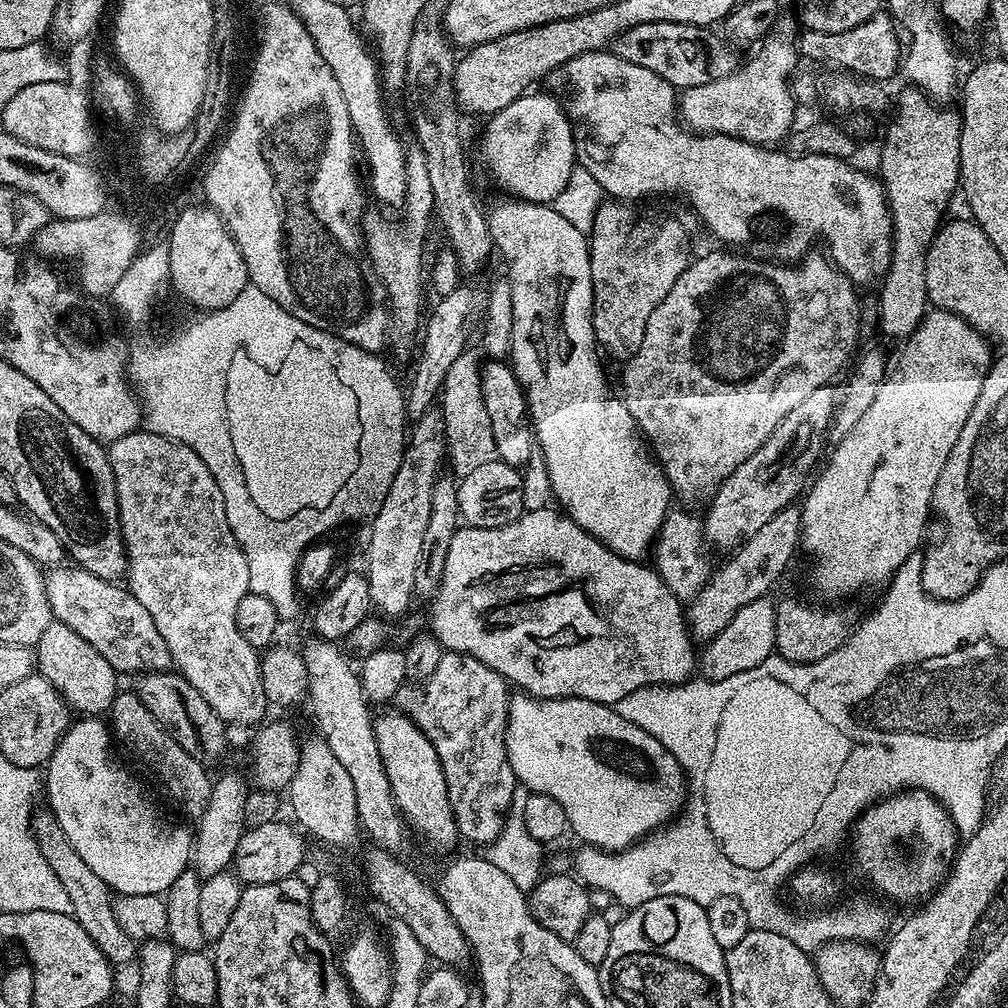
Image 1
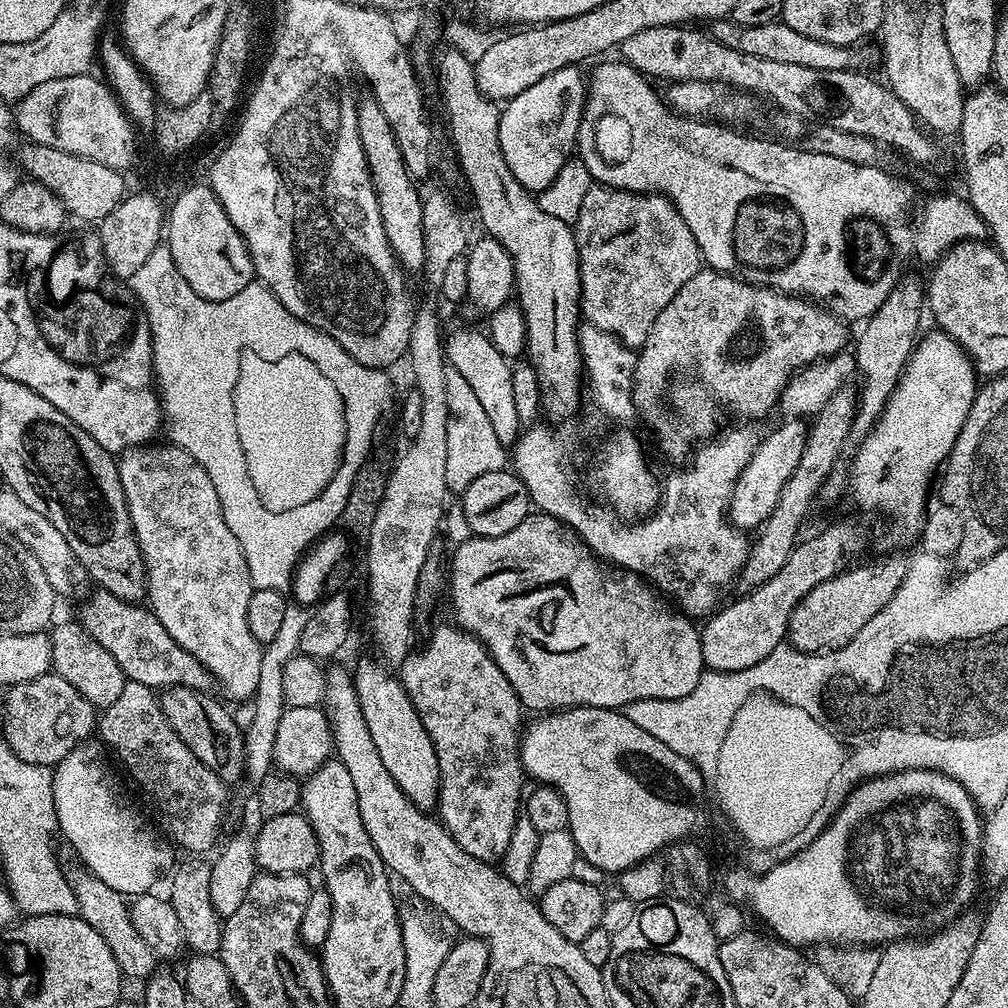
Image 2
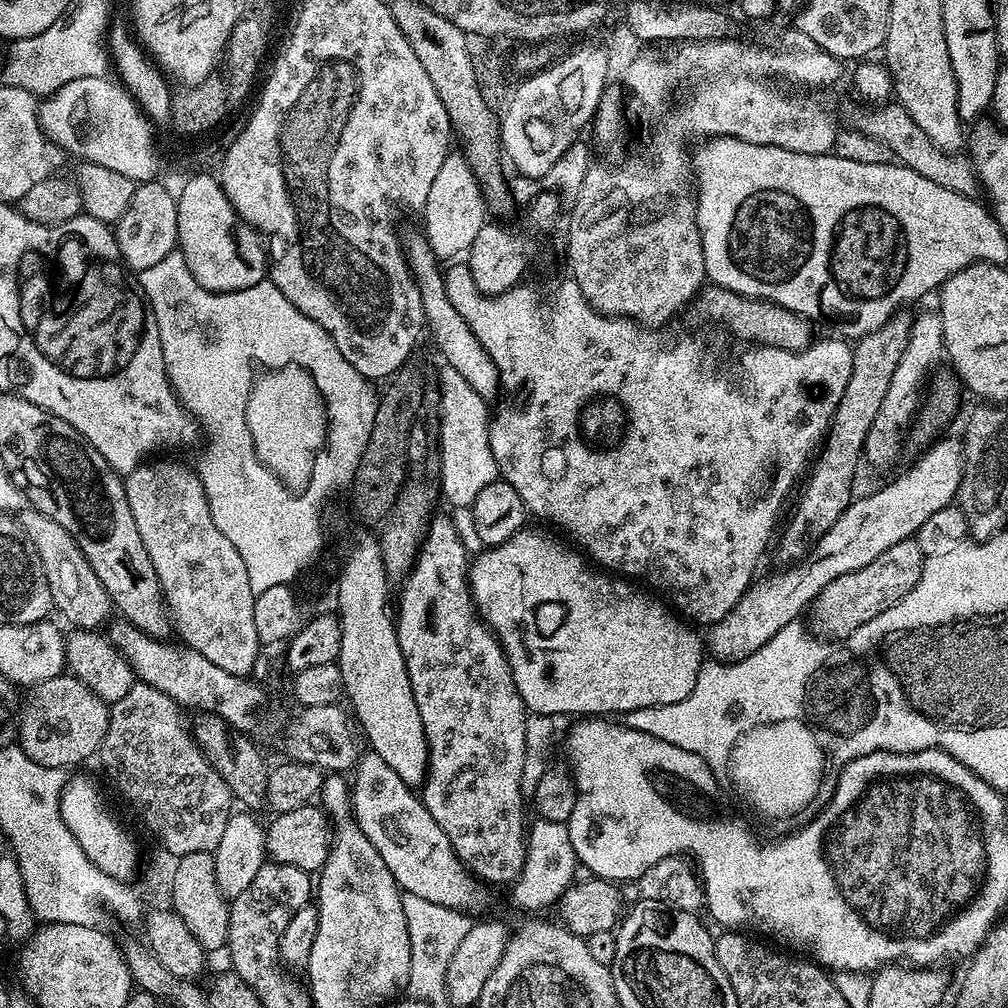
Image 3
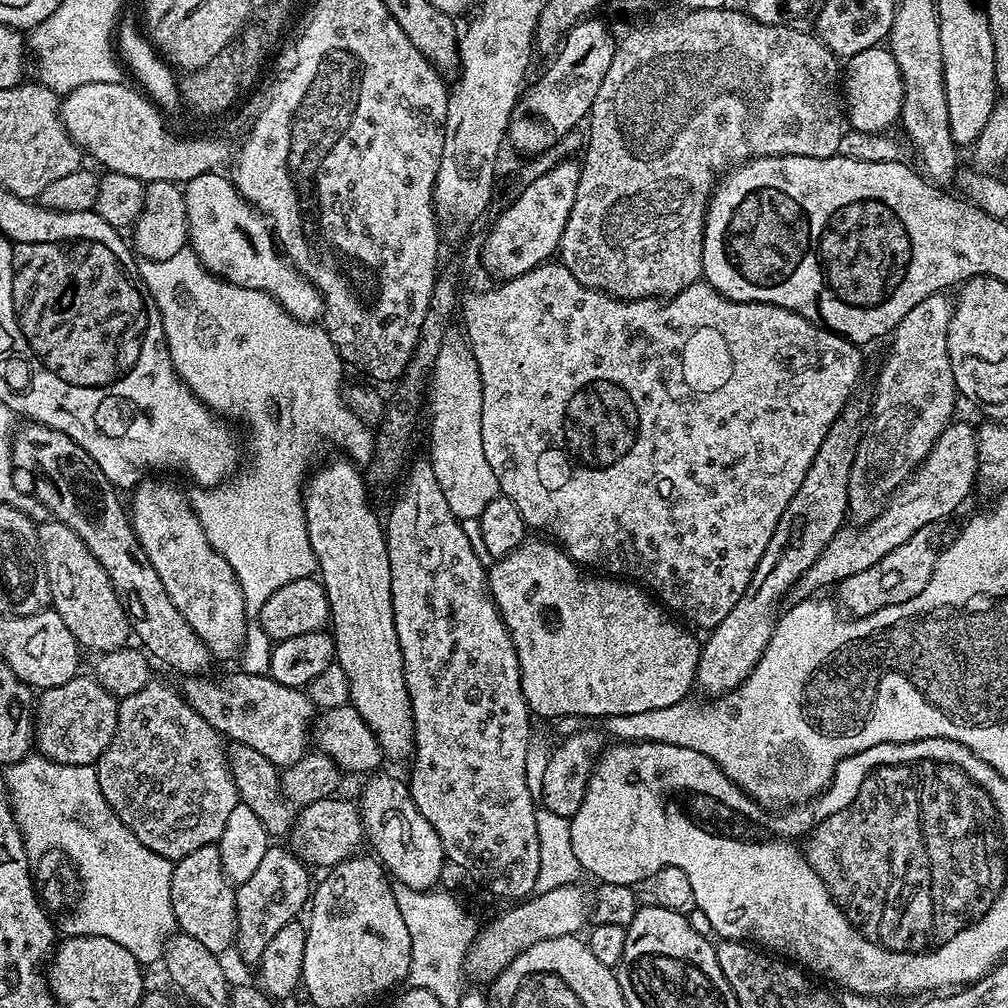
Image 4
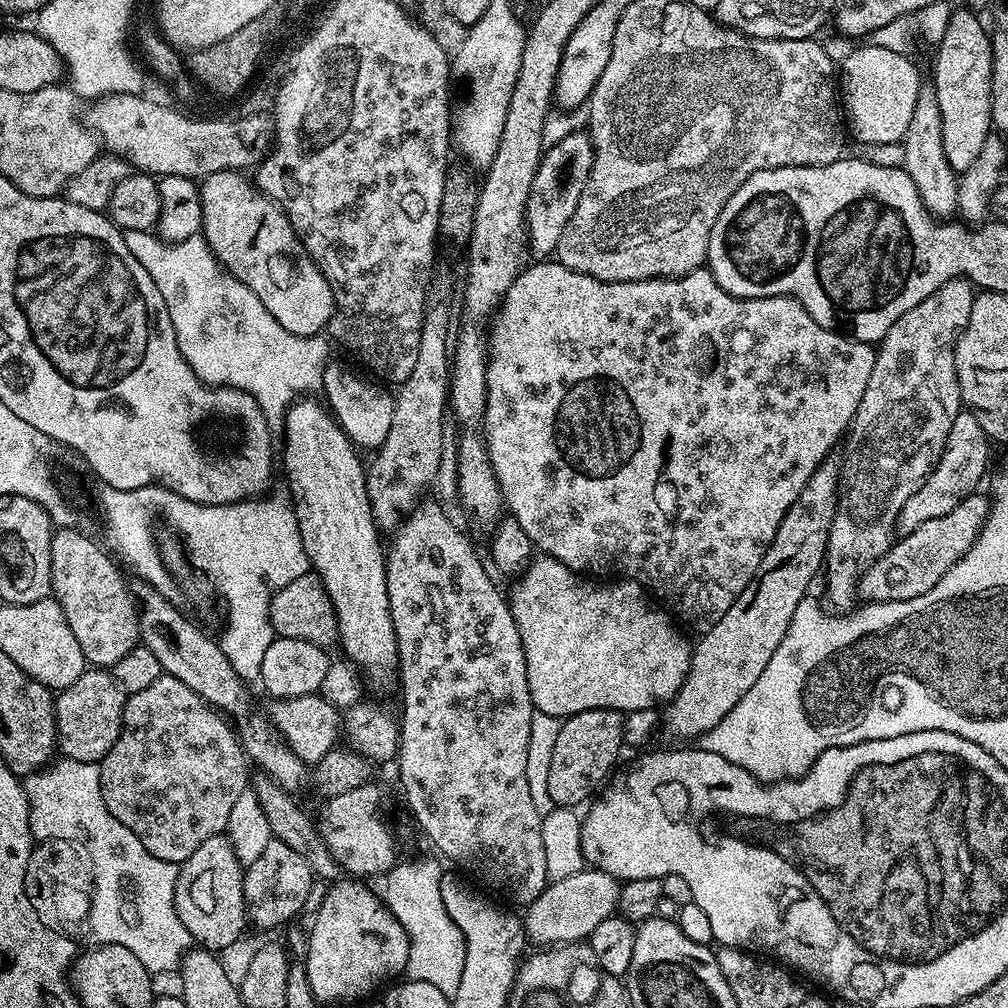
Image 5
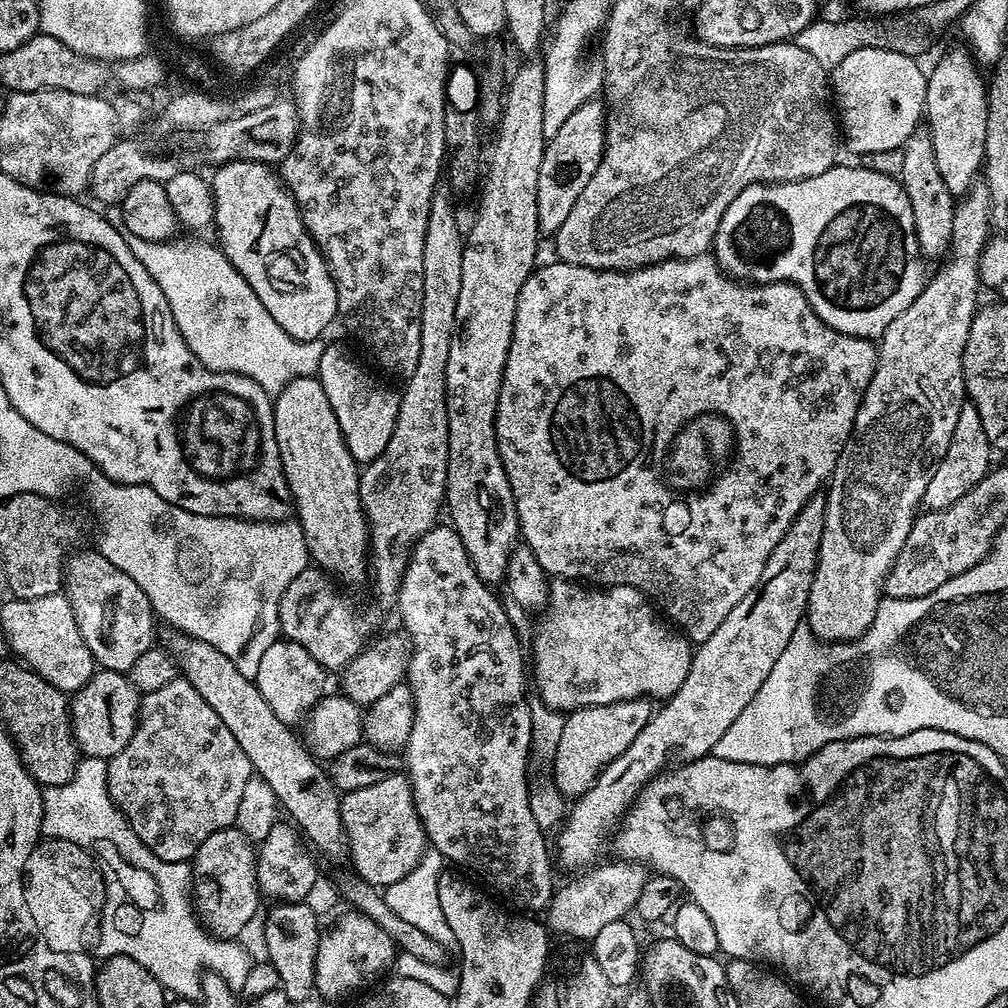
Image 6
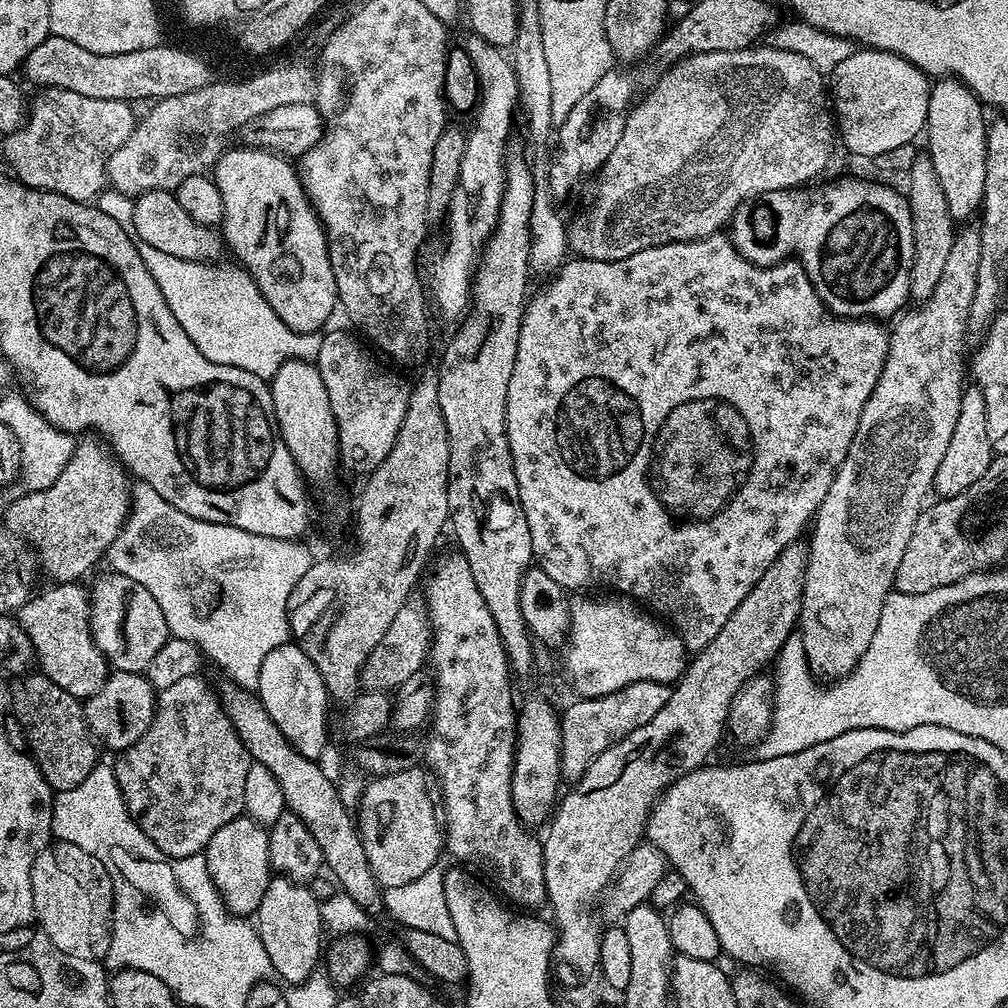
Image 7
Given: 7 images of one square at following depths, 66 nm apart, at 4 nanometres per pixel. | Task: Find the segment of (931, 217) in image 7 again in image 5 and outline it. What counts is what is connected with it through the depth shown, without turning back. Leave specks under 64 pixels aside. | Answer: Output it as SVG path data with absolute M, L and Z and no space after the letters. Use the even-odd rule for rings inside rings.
M922 90L918 94L918 102L914 106L914 118L910 118L910 126L902 141L903 148L902 167L906 174L910 174L910 182L914 182L924 207L933 217L951 217L957 211L958 174L950 166L946 158L946 150L942 146L942 116L941 111L938 110L938 98L935 91Z

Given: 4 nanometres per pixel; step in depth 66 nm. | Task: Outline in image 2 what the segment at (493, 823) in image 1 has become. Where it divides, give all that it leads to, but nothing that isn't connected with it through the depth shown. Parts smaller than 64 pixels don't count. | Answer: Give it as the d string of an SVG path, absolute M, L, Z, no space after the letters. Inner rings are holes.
M455 623L438 624L427 633L428 645L425 648L417 647L409 651L398 676L410 702L414 702L414 710L418 710L422 726L426 726L440 759L440 823L454 838L454 842L466 850L466 854L479 860L500 862L510 846L516 818L521 815L522 793L525 791L526 773L520 764L522 705L514 686L506 682L506 674L498 670L482 641Z

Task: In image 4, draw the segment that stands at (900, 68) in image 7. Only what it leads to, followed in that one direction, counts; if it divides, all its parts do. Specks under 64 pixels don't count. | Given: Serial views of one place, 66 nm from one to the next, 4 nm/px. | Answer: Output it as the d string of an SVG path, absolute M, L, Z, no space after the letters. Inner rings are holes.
M877 46L847 57L842 68L842 100L846 105L846 120L858 131L883 133L900 119L904 105L904 83L894 62L894 54L887 47Z

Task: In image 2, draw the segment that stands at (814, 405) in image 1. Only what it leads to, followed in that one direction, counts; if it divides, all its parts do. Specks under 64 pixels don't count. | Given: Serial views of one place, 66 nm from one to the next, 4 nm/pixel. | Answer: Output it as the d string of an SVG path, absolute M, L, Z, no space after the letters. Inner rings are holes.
M790 418L784 423L786 424L770 433L765 440L763 437L759 441L756 453L752 455L734 486L728 507L728 518L738 529L759 529L770 518L771 512L778 504L783 487L794 474L795 467L802 458L803 448L807 446L809 434L805 421L800 418Z

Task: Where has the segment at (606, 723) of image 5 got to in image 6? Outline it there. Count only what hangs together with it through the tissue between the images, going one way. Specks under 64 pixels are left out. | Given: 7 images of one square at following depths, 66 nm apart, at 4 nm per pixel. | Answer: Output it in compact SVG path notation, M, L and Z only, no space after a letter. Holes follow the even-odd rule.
M641 698L610 702L606 706L586 706L567 713L557 750L550 756L552 760L550 780L557 792L564 798L575 798L586 794L586 790L594 786L601 770L614 758L618 758L618 754L622 754L622 750L626 750L626 746L630 746L634 738L638 738L638 730L646 726L653 711L653 701Z

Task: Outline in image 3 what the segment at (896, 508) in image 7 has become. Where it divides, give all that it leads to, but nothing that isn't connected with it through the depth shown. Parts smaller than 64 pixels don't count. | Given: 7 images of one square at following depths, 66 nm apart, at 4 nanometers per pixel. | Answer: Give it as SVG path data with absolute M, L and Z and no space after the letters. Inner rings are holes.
M935 311L924 312L921 316L917 315L912 321L910 338L906 342L902 362L898 362L898 366L894 370L894 378L890 378L886 398L882 398L882 407L878 409L878 418L874 418L874 426L870 426L870 434L866 434L863 459L867 463L869 460L876 468L888 468L895 462L896 451L900 448L900 431L912 419L912 423L917 419L918 413L922 408L920 387L923 384L925 387L930 373L937 367L935 364L939 362L940 356L942 360L943 352L944 335L942 334L942 322L939 315Z

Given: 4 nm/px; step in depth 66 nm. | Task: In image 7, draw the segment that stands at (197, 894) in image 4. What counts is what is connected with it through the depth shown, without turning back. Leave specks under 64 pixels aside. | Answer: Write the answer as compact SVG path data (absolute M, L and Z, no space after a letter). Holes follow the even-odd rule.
M246 814L235 816L230 822L226 822L226 826L221 826L214 833L214 838L210 838L202 855L208 864L210 878L218 894L224 899L228 911L241 918L248 918L256 913L273 875L268 828L257 820L251 820Z

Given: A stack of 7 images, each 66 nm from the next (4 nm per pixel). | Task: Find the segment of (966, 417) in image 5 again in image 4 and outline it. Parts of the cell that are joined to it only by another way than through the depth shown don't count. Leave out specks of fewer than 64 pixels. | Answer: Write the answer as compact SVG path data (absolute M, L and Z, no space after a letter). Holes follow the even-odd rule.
M959 422L949 424L936 439L936 444L929 450L924 463L887 497L883 505L884 512L878 513L869 524L864 524L861 528L845 526L838 534L834 534L824 553L814 562L814 566L810 566L810 570L806 570L806 574L802 574L800 581L794 585L795 599L806 600L815 597L819 593L816 591L827 584L836 586L841 580L850 578L850 574L870 570L874 562L886 558L890 550L917 535L927 524L946 519L967 498L972 483L977 483L979 470L980 445L977 429Z

